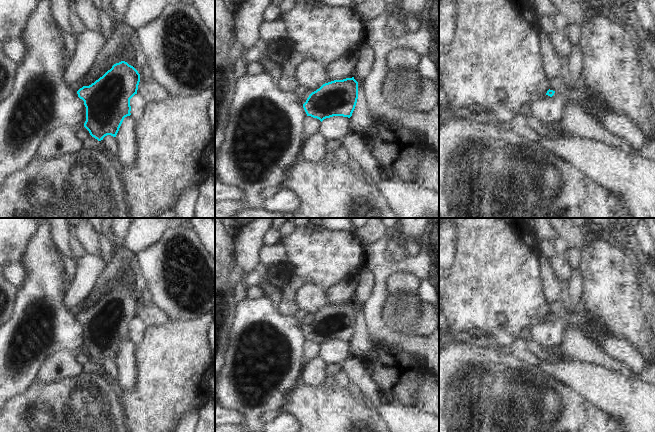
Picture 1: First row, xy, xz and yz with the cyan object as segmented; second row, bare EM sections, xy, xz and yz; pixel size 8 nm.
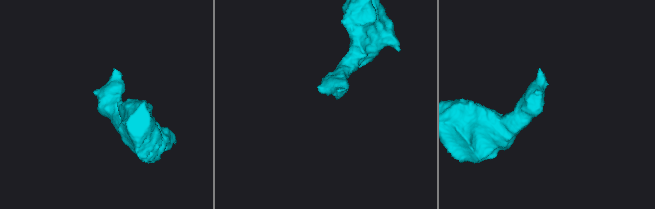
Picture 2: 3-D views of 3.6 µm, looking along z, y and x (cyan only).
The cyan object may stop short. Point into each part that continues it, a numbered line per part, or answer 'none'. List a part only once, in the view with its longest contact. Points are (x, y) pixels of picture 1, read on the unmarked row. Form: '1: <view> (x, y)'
none

